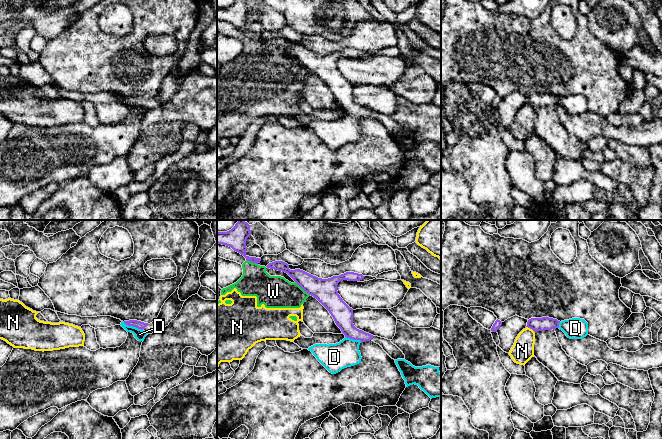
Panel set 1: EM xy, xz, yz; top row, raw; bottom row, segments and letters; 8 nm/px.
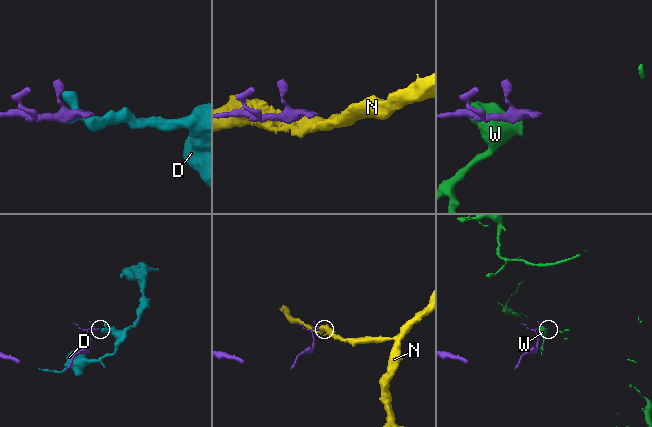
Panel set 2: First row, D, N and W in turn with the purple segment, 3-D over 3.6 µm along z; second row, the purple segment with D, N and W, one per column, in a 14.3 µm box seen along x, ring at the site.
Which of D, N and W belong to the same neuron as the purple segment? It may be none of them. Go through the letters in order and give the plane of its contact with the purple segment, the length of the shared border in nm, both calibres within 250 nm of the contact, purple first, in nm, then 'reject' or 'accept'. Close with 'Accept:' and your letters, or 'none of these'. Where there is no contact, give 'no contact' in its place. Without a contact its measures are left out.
D: xy | 170 nm | 60/90 nm | reject
N: yz | 90 nm | 110/180 nm | reject
W: xz | 170 nm | 190/260 nm | reject
Accept: none of these

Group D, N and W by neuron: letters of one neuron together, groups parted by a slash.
D / N W

